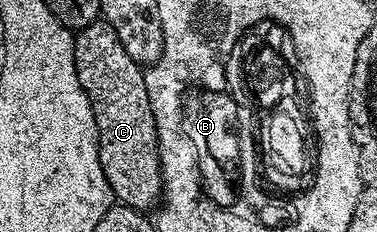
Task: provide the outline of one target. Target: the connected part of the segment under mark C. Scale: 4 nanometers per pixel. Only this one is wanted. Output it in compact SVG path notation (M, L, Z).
M101 19L77 30L74 39L74 62L80 87L88 95L88 103L96 119L100 167L104 167L104 179L108 179L108 187L114 192L114 201L139 211L153 210L163 196L164 186L156 123L154 112L148 103L148 87L143 66L137 65L132 55L124 51L124 43L120 43L116 31L112 31L112 27Z

